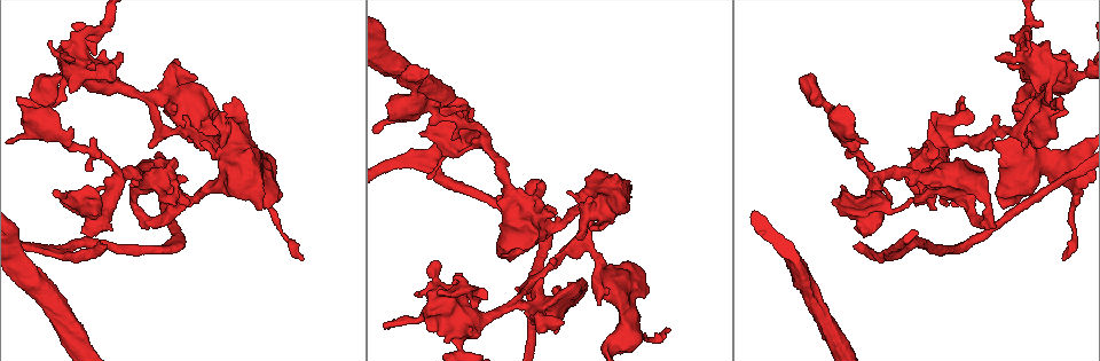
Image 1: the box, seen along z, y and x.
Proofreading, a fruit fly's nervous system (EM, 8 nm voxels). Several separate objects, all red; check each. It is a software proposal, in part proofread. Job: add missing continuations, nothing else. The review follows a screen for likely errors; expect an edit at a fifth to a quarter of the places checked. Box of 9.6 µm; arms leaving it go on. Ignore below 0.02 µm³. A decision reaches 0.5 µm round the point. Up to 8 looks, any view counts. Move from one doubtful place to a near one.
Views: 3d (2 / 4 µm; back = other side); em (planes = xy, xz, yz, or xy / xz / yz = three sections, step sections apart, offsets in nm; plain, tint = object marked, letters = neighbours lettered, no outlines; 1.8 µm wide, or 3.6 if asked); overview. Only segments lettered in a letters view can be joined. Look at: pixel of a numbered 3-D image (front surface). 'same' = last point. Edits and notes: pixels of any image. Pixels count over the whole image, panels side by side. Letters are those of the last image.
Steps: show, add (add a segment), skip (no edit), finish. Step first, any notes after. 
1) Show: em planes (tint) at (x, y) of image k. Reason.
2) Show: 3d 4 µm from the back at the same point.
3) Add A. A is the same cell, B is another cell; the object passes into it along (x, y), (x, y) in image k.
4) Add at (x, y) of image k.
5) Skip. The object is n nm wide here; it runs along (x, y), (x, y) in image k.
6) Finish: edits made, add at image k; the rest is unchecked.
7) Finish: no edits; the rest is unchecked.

Show: 3d 4 µm at (142, 214) of image 1. Calibre changes.

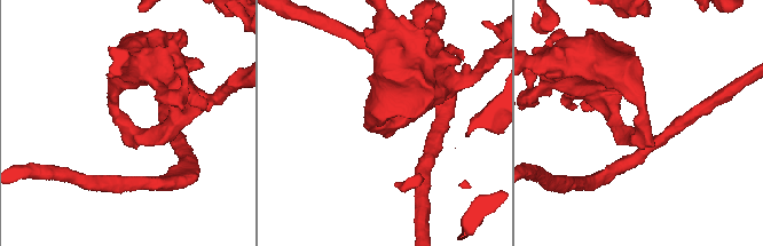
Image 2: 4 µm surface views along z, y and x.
Show: em planes (letters) at (639, 124) of image 2. Shape alone is not enough.

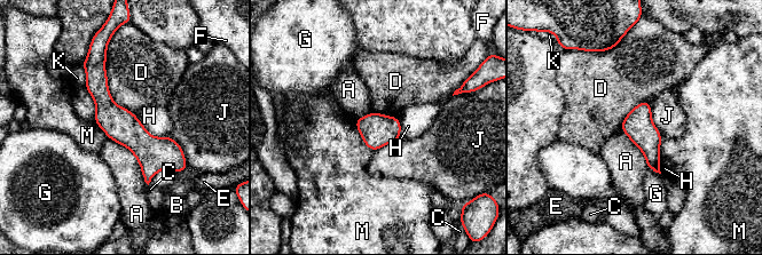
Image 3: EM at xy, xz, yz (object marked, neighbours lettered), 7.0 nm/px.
Skip. The object is 220 nm wide here; A, B, C, D, E, F, G, H, J, K and M are other cells; it runs along (97, 63), (104, 105), (177, 167) in image 3; no lettered segment goes on from it.

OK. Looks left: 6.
Show: em planes (letters) at (428, 133) of image 1. Touches itself.

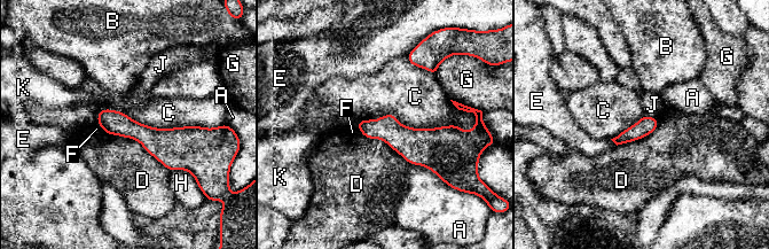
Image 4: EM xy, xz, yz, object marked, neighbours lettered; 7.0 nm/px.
Skip. The longest contact is with C, 800 nm; A, B, C, D, E, F, G, H, J and K are other cells; a border runs along (96, 114), (208, 129) in image 4; no lettered segment goes on from it.

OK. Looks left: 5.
Show: em planes (letters) at (427, 70) of image 1. Thick end.

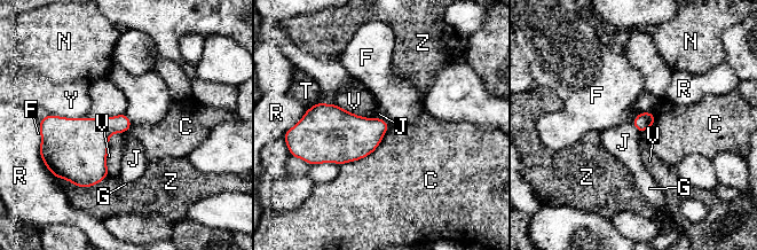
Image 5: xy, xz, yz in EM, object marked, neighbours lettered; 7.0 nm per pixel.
Skip. C, F, G, J, N, R, T, V, Y and Z are other cells; a border runs along (632, 123), (639, 132) in image 5; none of them fits.

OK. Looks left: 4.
Show: 3d 4 µm from the back at (597, 302) of image 1. An open end.

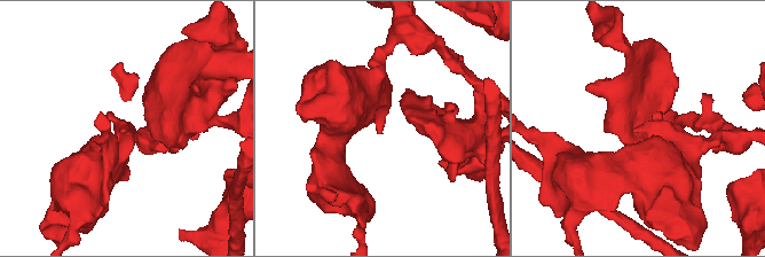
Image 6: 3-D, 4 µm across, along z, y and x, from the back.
Show: em xy step 16 (tint) at (635, 129) of image 6.

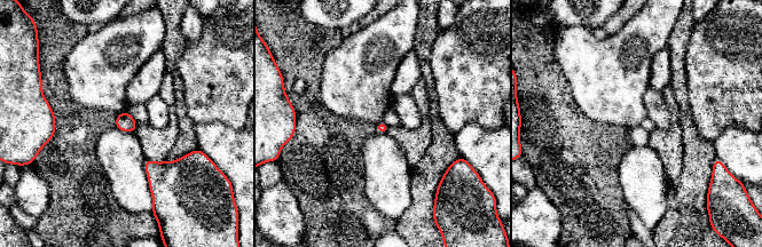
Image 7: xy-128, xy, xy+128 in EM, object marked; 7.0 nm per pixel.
Show: em planes (letters) at the same point.

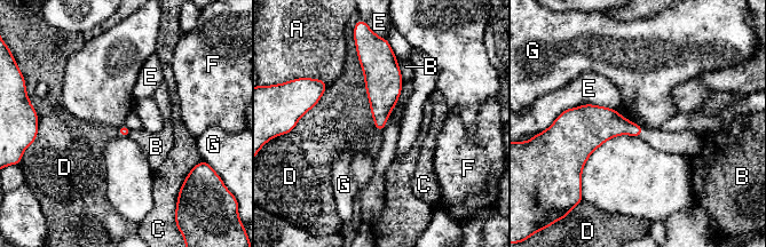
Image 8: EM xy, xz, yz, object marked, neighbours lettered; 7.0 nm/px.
Skip. The longest contact is with D, 550 nm; A, B, C, D, E, F and G are other cells; a border runs along (373, 126), (380, 133) in image 8; no lettered segment goes on from it.

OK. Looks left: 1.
Finish: no edits; the rest is unchecked.

